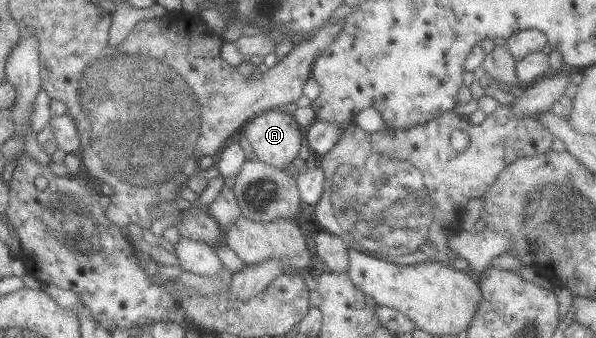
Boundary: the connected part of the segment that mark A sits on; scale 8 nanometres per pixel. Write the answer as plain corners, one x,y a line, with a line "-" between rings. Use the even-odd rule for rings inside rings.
268,109
263,113
246,126
245,137
258,160
285,169
306,143
305,130
286,109

